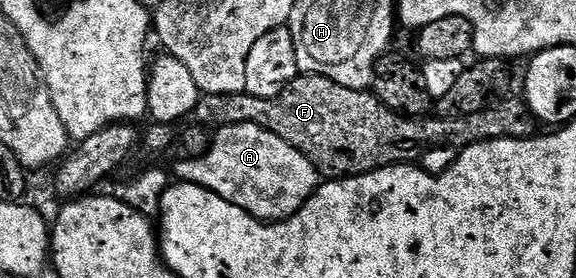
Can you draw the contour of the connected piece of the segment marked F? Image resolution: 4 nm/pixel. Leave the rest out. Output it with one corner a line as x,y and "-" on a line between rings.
299,73
291,80
278,98
260,99
257,96
240,94
202,94
198,99
192,115
193,121
217,132
236,124
256,124
292,144
318,169
323,179
355,178
358,174
367,174
380,170
383,166
404,166
421,163
421,158
429,150
438,150
441,146
455,146
461,152
472,144
480,144
488,140
504,140
505,138
533,138
539,133
540,126
530,113
521,97
507,96
501,102
484,108
484,112
458,114
457,116
419,116
408,118
405,114
397,114
389,110
383,102
370,90
354,90
346,84
336,84
336,80
328,80
319,74

